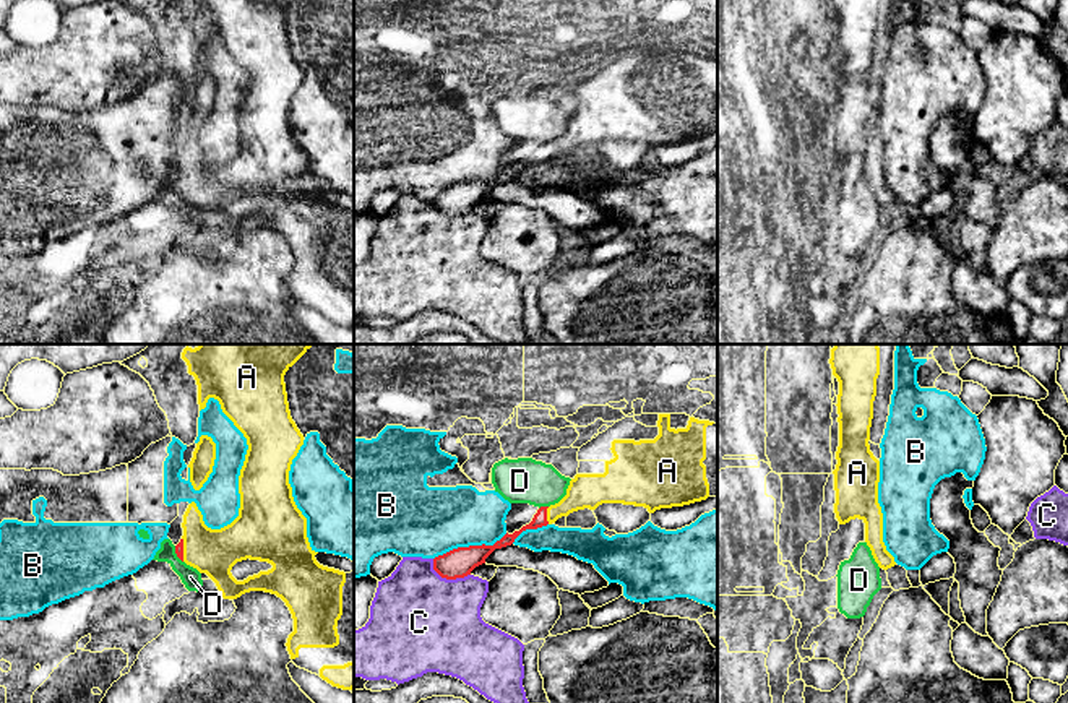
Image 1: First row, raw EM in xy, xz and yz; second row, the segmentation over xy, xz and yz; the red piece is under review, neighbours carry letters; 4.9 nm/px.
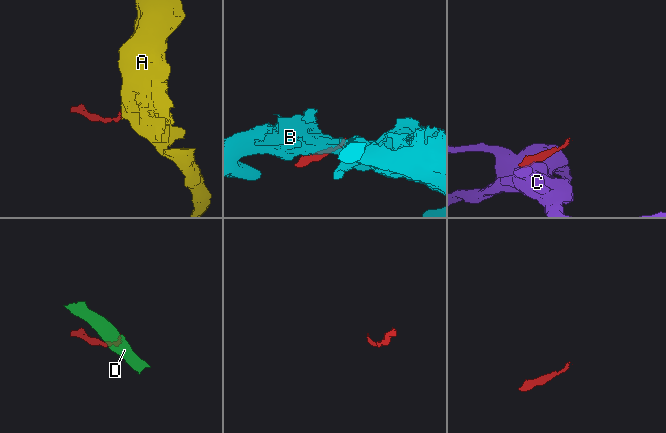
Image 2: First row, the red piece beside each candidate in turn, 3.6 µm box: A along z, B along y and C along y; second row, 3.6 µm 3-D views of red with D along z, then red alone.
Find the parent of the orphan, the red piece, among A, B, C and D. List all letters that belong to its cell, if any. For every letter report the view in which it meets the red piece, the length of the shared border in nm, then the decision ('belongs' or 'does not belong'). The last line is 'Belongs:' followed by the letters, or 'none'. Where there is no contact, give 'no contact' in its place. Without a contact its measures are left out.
A: meets red in xz; contact 90 nm long; belongs
B: meets red in xz; contact 400 nm long; does not belong
C: meets red in xz; contact 200 nm long; does not belong
D: meets red in xz; contact 50 nm long; does not belong
Belongs: A

